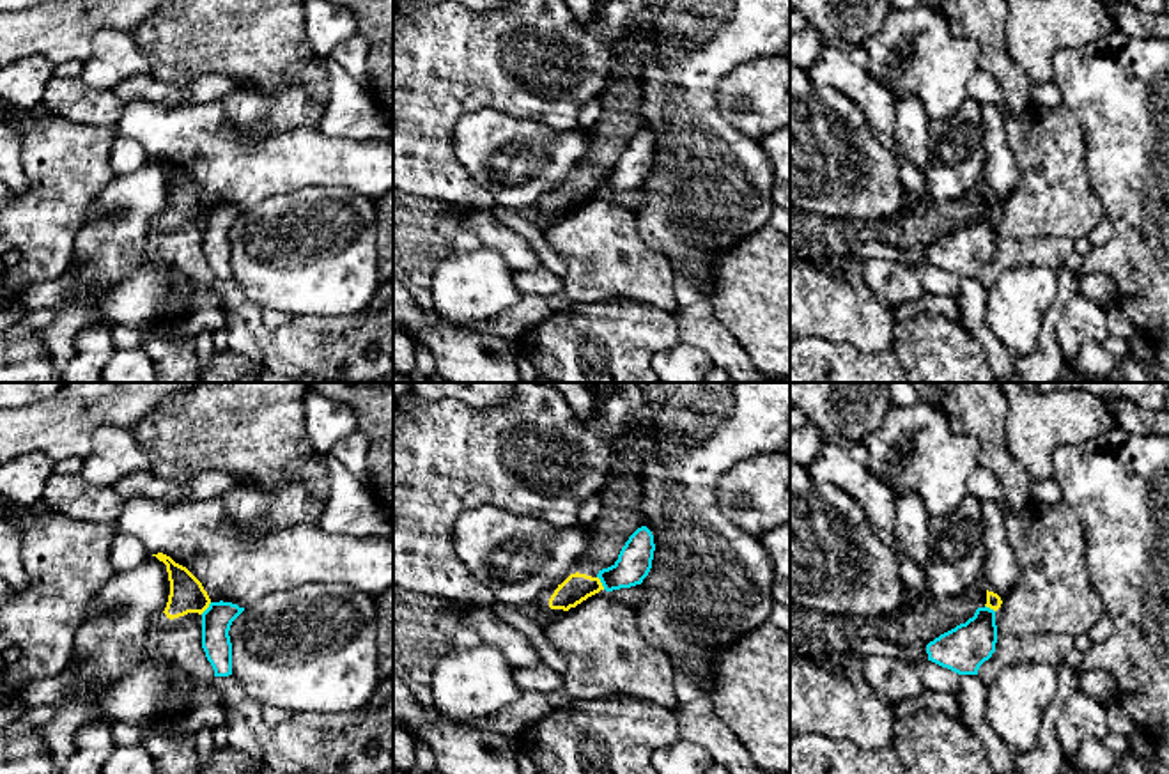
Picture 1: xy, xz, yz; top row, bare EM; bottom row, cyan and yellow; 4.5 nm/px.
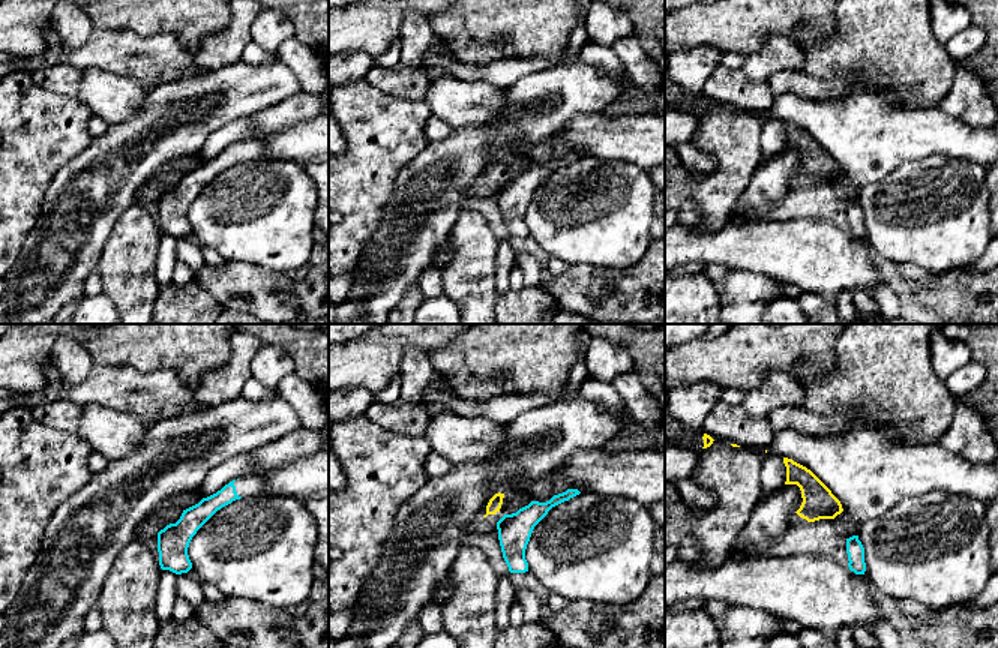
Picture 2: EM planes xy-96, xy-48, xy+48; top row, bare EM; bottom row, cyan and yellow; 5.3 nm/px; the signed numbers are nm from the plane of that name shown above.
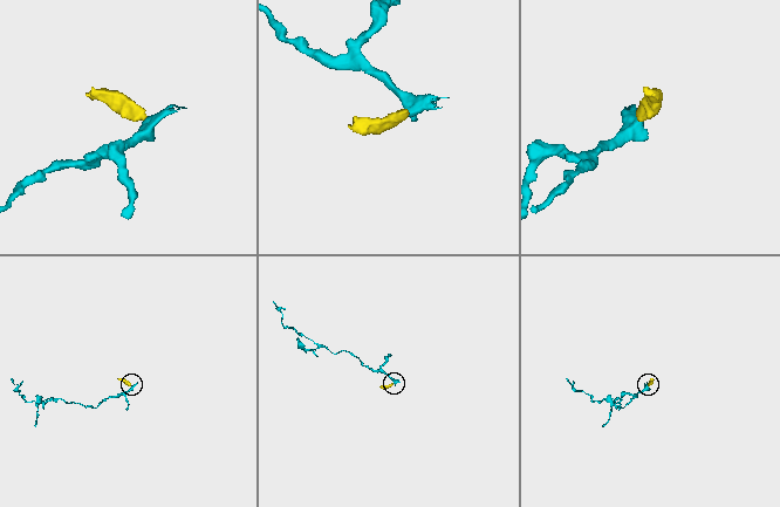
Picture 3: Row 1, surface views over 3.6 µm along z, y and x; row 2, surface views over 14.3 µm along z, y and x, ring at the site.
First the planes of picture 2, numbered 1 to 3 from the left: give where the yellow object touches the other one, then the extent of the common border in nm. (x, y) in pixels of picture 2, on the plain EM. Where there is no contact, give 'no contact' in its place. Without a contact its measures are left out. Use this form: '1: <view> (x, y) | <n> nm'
1: no contact
2: no contact
3: no contact

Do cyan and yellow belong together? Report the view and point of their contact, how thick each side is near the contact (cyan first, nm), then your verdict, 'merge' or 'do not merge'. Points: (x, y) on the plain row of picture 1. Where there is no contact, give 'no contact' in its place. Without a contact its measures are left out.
contact xz (601, 185); calibres 160 and 130 nm; do not merge

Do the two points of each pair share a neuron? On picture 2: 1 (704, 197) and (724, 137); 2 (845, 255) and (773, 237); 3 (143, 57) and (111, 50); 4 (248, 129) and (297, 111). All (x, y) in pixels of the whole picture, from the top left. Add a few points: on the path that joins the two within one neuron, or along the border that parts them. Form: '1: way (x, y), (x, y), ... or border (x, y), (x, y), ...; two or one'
1: way (719, 182), (724, 177), (724, 152); one
2: way (827, 255), (791, 251); one
3: way (135, 57), (119, 51); one
4: way (260, 123), (285, 113); one

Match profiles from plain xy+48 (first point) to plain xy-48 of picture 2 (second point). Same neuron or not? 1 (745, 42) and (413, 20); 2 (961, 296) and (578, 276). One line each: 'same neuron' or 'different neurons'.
1: different neurons
2: same neuron

